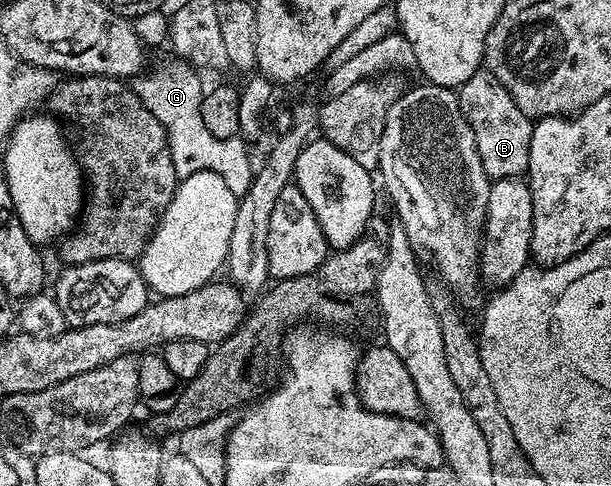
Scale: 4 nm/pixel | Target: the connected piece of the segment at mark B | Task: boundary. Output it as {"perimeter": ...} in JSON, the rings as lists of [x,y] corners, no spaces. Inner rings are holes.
{"perimeter":[[[488,71],[474,73],[472,79],[460,86],[457,95],[458,105],[472,127],[476,151],[480,155],[480,163],[484,163],[486,176],[494,181],[505,177],[522,177],[528,167],[528,151],[534,130],[531,118],[516,107],[512,95],[508,95],[505,87]]]}

